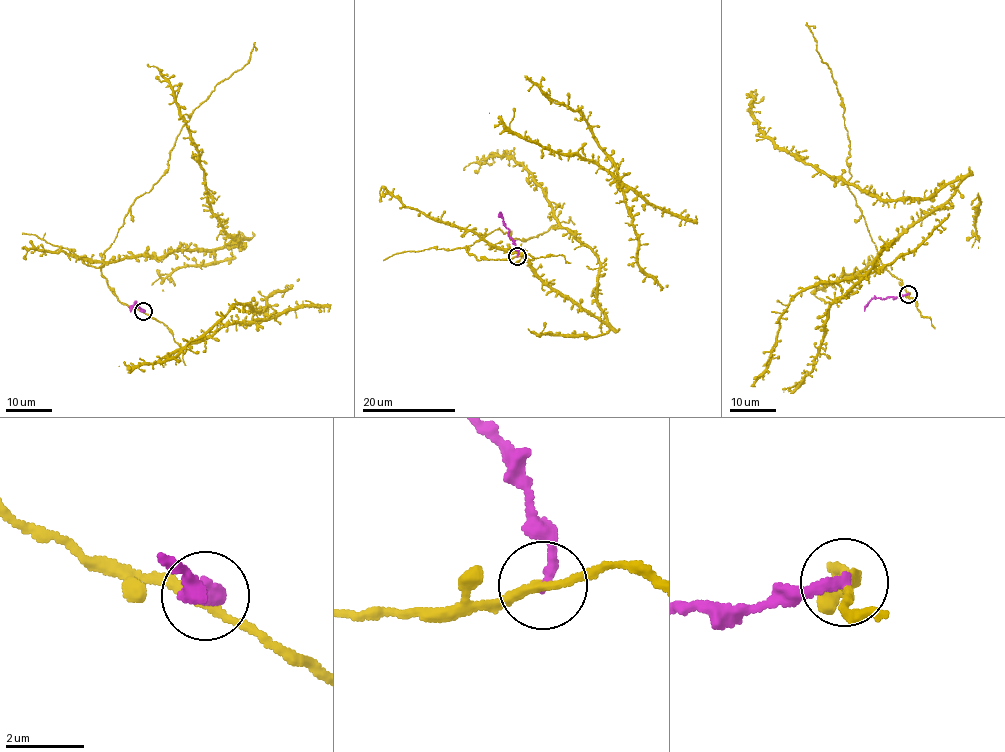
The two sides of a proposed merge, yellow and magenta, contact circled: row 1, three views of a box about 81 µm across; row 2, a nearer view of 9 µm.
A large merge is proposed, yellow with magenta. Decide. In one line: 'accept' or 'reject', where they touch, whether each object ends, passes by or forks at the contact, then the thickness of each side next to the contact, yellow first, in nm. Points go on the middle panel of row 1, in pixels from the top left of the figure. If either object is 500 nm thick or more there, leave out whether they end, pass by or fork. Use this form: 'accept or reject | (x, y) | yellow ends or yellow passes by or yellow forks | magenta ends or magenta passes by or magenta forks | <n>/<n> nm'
reject | (517, 256) | yellow passes by | magenta ends | 240/280 nm

